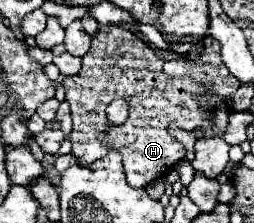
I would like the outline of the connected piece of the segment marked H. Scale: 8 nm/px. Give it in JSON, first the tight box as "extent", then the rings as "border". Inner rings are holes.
{"extent":[64,28,230,188],"border":[[[100,28],[98,34],[92,36],[90,52],[102,52],[102,86],[92,84],[96,82],[96,78],[100,78],[100,66],[96,72],[92,70],[92,66],[86,70],[86,56],[82,58],[82,72],[64,78],[66,102],[70,104],[72,112],[72,154],[76,156],[76,162],[80,166],[88,166],[114,150],[124,158],[122,162],[128,184],[132,188],[146,188],[146,184],[166,176],[172,166],[186,156],[186,148],[168,134],[168,126],[172,122],[176,122],[182,130],[202,128],[206,136],[224,134],[230,112],[228,100],[208,94],[204,86],[200,86],[192,78],[166,76],[162,72],[164,60],[158,58],[156,52],[128,28]],[[116,98],[126,100],[130,110],[126,122],[120,126],[108,124],[106,114],[108,104]]]}

